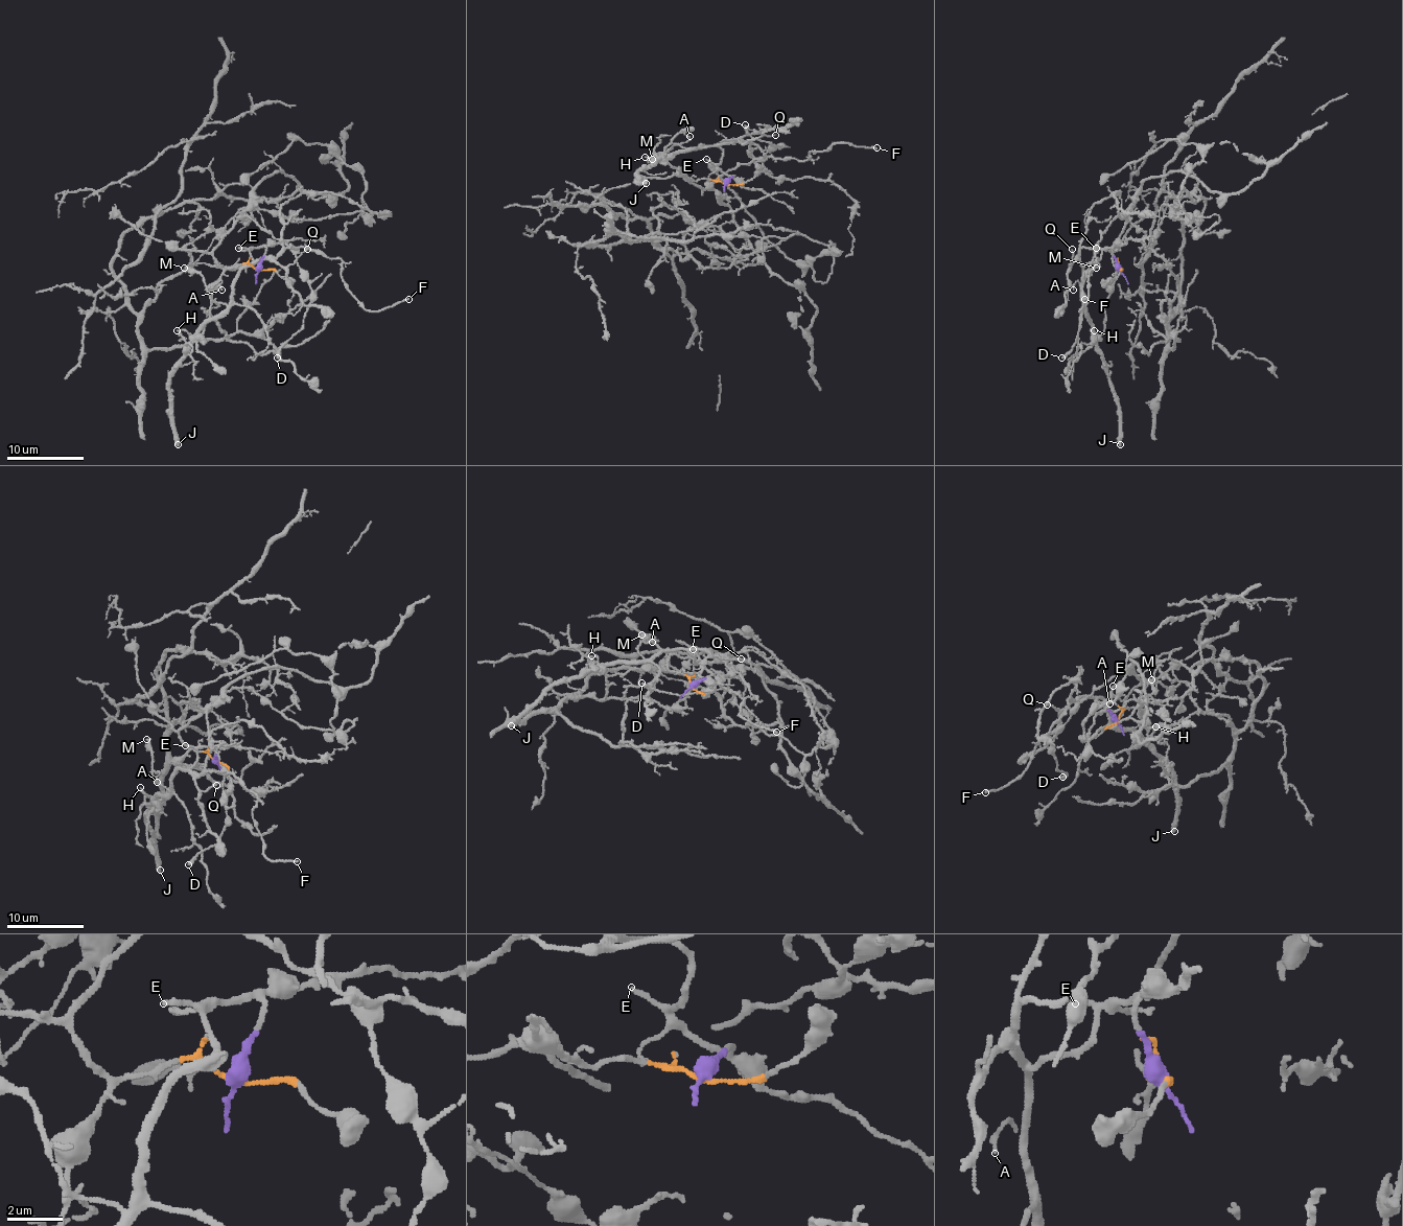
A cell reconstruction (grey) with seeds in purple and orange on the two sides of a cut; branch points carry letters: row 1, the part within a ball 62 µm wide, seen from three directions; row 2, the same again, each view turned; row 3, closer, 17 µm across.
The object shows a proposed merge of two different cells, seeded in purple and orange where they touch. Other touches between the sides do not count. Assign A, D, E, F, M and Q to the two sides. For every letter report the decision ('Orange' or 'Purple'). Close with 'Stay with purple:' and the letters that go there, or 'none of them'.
A: Purple
D: Orange
E: Purple
F: Purple
M: Purple
Q: Purple
Stay with purple: A, E, F, M, Q

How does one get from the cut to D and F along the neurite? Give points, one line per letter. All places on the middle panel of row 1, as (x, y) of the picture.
D: (725, 185), (680, 176), (705, 189), (730, 169), (762, 158), (778, 144), (753, 139), (744, 125)
F: (725, 183), (732, 176), (717, 165), (727, 141), (808, 160), (835, 142), (877, 148)

